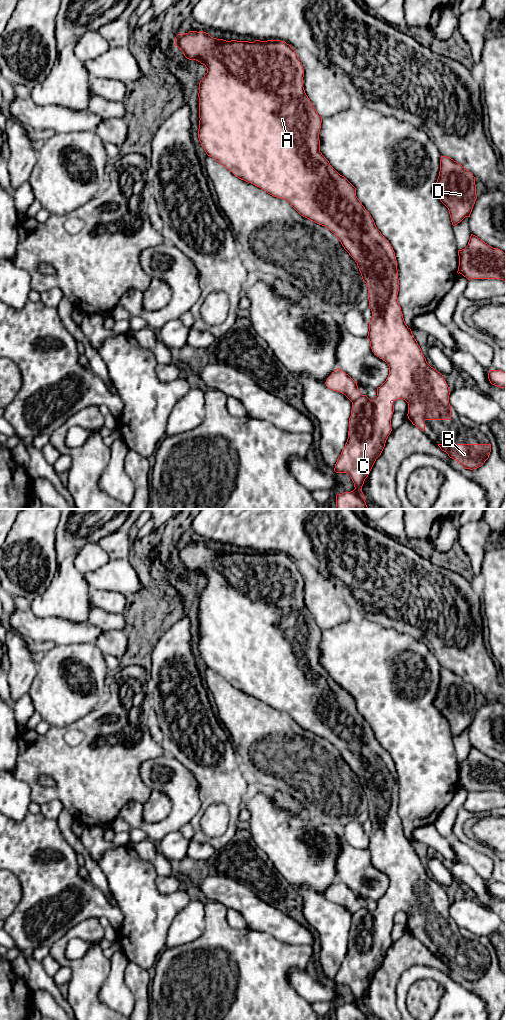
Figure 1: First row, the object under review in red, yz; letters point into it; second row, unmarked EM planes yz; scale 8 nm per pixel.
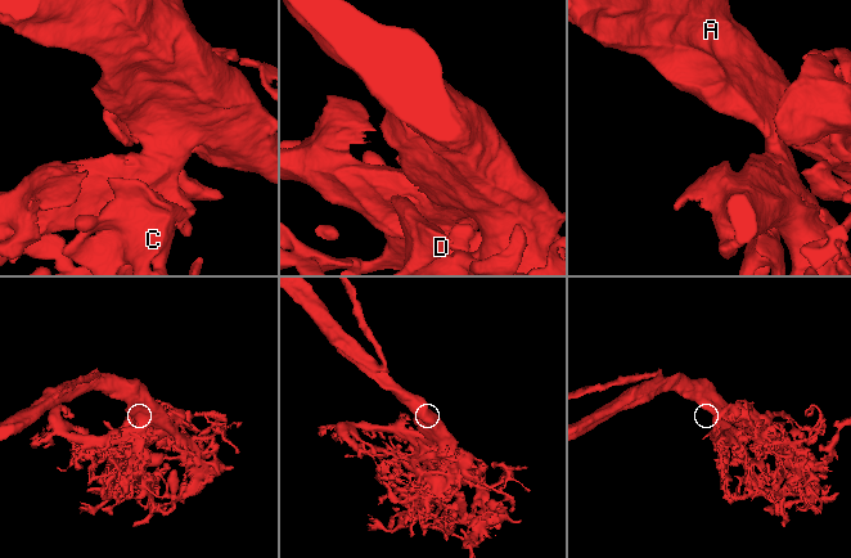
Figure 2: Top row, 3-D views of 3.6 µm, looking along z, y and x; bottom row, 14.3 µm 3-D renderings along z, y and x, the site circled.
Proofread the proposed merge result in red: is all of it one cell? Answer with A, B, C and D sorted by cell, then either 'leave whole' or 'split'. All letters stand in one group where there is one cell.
A B C D | leave whole

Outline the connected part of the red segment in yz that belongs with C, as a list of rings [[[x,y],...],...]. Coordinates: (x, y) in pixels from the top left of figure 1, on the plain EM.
[[[189,543],[175,549],[175,558],[189,572],[196,572],[207,580],[199,595],[199,641],[198,650],[206,666],[226,679],[236,689],[251,695],[268,706],[287,712],[303,729],[325,738],[335,746],[344,761],[355,772],[363,793],[368,799],[369,820],[372,830],[367,850],[374,867],[389,878],[386,893],[377,900],[377,908],[370,912],[362,907],[355,894],[343,882],[337,880],[327,890],[326,898],[344,906],[352,914],[349,930],[348,951],[338,969],[334,983],[350,987],[355,1001],[336,1007],[336,1020],[368,1020],[362,998],[376,971],[381,967],[390,947],[394,924],[392,913],[403,911],[408,915],[408,931],[425,942],[425,932],[450,932],[450,901],[443,887],[431,879],[424,869],[411,841],[406,837],[398,815],[399,791],[397,772],[393,759],[377,741],[369,724],[356,708],[356,700],[340,687],[320,664],[319,644],[322,629],[318,627],[303,599],[304,580],[295,562],[281,552],[226,553],[211,549],[208,545]]]

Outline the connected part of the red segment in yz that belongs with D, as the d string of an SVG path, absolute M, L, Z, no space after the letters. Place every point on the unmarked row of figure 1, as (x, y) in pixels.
M441 668L439 688L435 697L435 707L448 720L452 737L455 738L465 729L470 729L477 711L475 689L450 669Z

